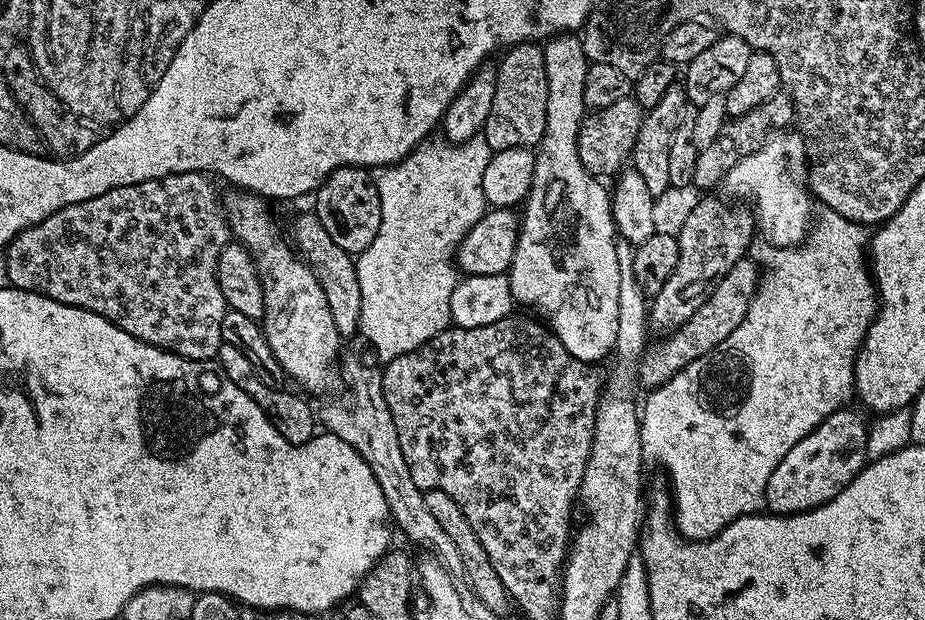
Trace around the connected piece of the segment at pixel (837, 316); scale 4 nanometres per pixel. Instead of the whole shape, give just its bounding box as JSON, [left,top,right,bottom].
[640,210,878,542]

